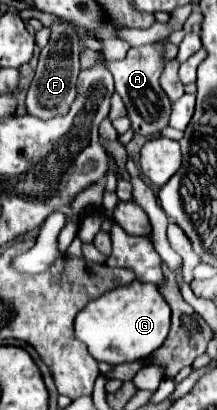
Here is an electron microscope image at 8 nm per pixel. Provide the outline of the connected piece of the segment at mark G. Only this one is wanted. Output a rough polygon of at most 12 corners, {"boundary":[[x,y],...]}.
{"boundary":[[132,281],[74,321],[96,361],[130,363],[162,347],[170,307]]}

